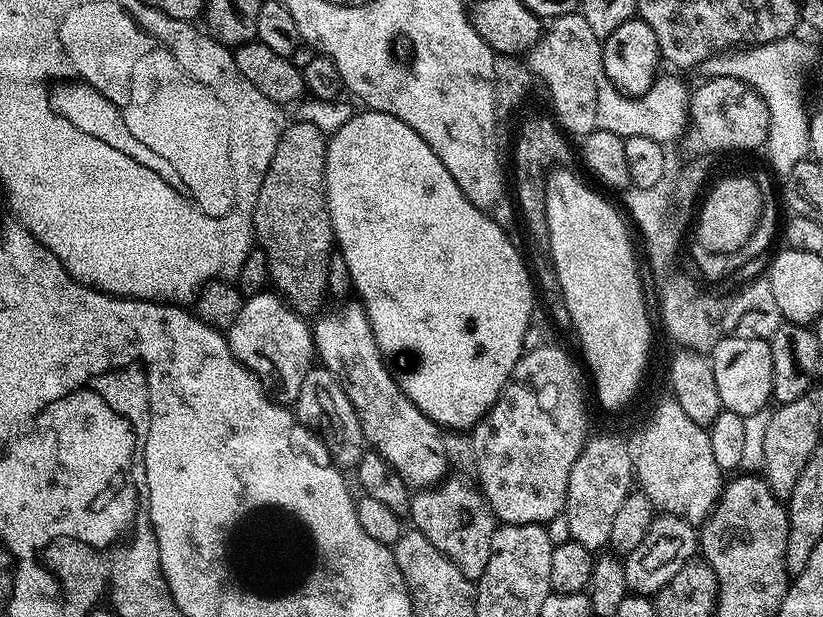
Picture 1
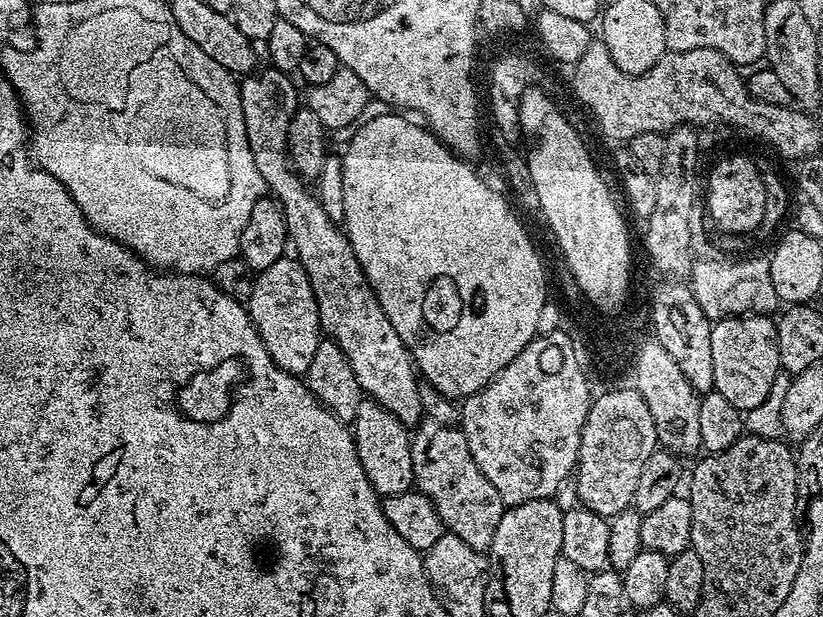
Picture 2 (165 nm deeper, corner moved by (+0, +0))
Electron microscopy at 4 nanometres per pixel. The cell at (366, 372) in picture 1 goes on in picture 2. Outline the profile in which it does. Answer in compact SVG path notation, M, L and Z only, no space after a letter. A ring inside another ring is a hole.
M271 66L262 68L245 75L239 81L242 118L246 122L246 138L250 142L250 154L254 154L254 162L258 165L265 185L270 189L280 209L284 211L288 238L291 247L293 249L296 247L295 259L299 260L306 270L306 278L318 302L320 331L337 344L342 354L346 354L350 362L350 370L354 370L354 378L358 378L361 393L375 400L377 404L386 406L386 410L390 410L390 414L394 414L394 418L401 420L405 426L415 426L420 423L424 411L422 402L418 402L418 386L421 381L418 379L412 356L408 353L408 348L402 342L402 338L398 338L398 330L394 330L390 318L386 318L343 227L330 220L329 215L320 205L317 193L311 187L308 189L304 185L307 184L305 177L292 167L292 158L288 155L288 131L290 130L290 118L296 113L298 107L296 88L292 85L293 77Z

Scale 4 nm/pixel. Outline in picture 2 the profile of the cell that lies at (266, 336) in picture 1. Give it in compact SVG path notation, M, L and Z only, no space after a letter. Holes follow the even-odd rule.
M285 258L274 262L274 266L266 266L253 279L252 292L246 301L246 314L252 319L252 327L260 336L260 343L268 352L269 361L279 371L289 372L294 378L305 375L314 358L314 350L318 350L322 333L320 319L318 318L318 302L314 298L314 290L306 278L306 270L295 258Z

